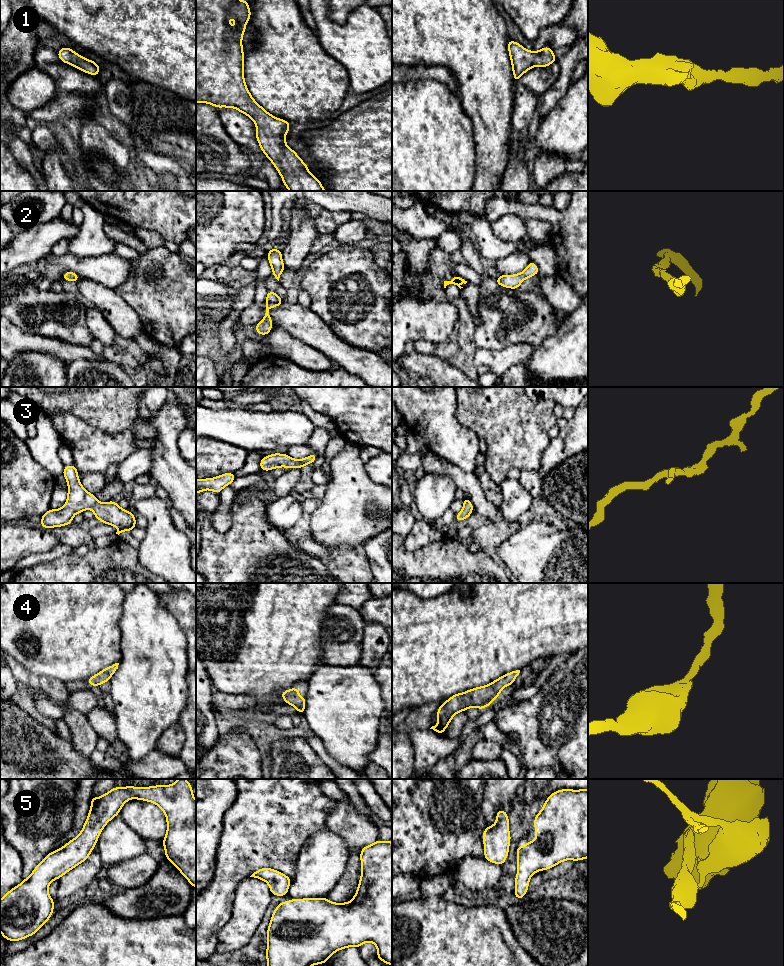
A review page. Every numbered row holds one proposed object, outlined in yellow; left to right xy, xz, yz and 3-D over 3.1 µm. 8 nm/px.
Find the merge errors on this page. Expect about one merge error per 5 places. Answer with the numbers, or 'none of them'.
none of them

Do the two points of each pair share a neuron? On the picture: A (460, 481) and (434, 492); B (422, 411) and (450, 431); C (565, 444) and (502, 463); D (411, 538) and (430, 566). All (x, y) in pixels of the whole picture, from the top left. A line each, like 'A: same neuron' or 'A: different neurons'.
A: different neurons
B: same neuron
C: different neurons
D: different neurons

